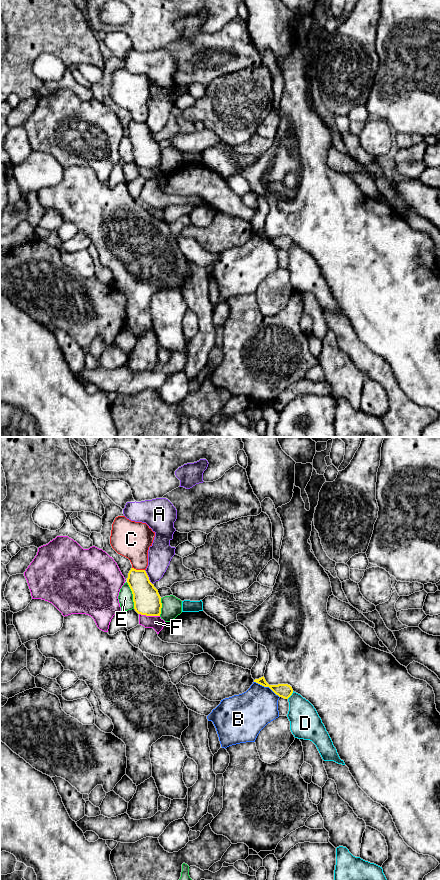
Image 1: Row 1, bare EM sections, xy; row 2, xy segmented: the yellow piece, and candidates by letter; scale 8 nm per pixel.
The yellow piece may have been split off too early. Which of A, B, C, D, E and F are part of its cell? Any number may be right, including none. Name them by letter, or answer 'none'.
none

